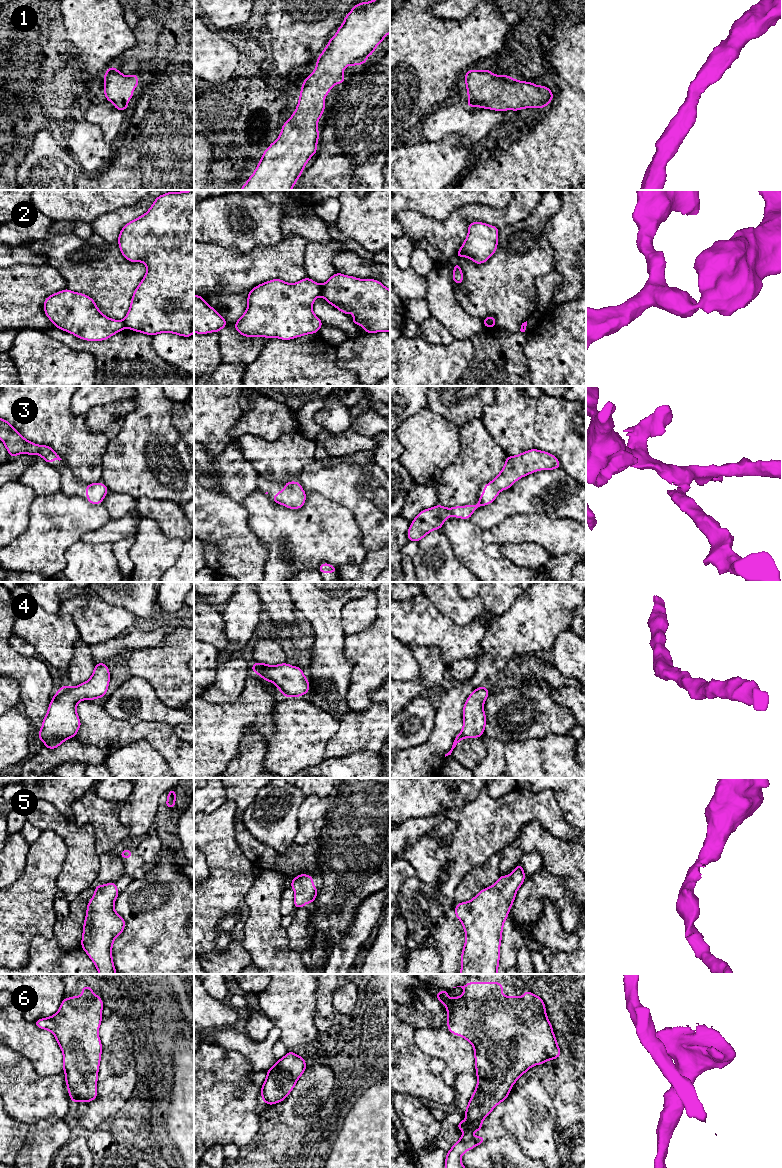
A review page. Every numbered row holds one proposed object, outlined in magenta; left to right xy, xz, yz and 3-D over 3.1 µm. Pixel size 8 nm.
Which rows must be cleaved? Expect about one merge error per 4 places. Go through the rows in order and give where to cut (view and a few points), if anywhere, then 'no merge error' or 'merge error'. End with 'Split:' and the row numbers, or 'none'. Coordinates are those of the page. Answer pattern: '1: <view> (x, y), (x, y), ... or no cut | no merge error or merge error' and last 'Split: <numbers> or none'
1: no cut | no merge error
2: xz (321, 285), (319, 295) | merge error
3: no cut | no merge error
4: no cut | no merge error
5: no cut | no merge error
6: no cut | no merge error
Split: 2

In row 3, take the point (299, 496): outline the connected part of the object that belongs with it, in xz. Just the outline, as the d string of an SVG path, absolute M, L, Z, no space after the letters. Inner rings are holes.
M298 481L287 482L284 489L276 493L276 496L271 498L275 503L279 503L290 509L299 509L304 506L306 493L302 489Z

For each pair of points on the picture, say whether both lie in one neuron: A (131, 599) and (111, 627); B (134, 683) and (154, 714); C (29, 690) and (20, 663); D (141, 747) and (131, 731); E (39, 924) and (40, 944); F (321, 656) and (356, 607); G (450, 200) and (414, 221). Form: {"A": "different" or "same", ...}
{"A": "different", "B": "same", "C": "same", "D": "different", "E": "different", "F": "different", "G": "different"}

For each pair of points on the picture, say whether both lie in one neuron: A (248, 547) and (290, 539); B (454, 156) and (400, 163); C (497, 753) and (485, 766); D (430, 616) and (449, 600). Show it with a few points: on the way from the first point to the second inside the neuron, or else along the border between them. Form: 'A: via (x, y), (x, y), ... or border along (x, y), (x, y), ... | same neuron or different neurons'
A: border along (249, 525), (267, 552), (263, 568) | different neurons
B: via (441, 162), (437, 164), (413, 164) | same neuron
C: via (495, 756), (488, 763) | same neuron
D: border along (421, 593), (441, 612), (457, 623) | different neurons

